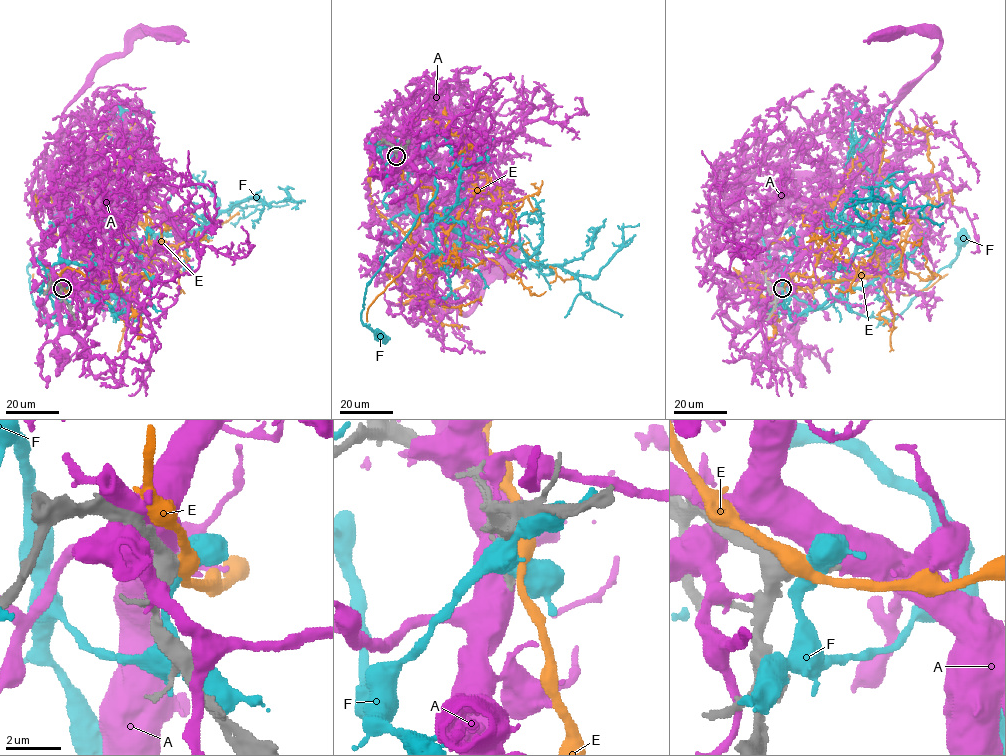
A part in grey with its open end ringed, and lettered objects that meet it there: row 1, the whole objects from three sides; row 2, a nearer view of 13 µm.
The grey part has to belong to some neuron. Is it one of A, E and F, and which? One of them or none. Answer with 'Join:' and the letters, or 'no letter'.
Join: no letter

